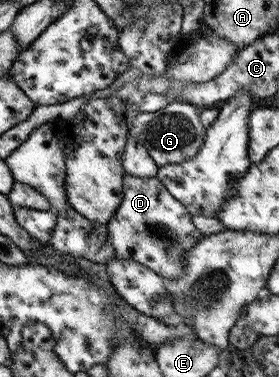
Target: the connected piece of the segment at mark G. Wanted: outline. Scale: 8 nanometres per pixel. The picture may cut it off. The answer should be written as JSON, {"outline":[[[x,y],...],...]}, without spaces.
{"outline":[[[168,103],[163,109],[152,113],[138,114],[128,123],[129,137],[147,150],[151,160],[159,166],[179,164],[191,160],[201,148],[204,129],[200,125],[199,110],[187,103]]]}

